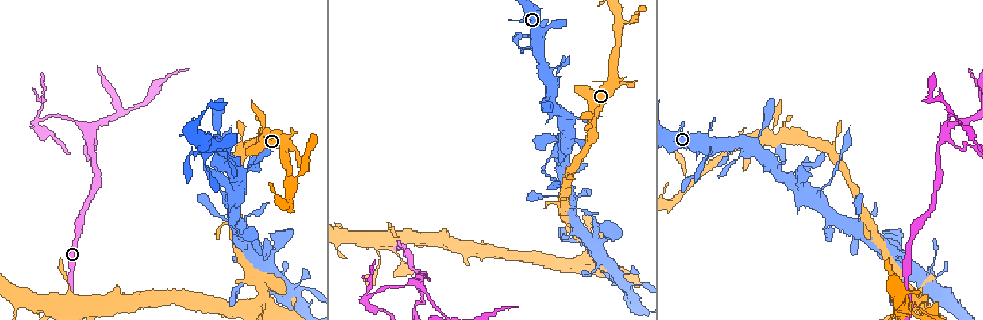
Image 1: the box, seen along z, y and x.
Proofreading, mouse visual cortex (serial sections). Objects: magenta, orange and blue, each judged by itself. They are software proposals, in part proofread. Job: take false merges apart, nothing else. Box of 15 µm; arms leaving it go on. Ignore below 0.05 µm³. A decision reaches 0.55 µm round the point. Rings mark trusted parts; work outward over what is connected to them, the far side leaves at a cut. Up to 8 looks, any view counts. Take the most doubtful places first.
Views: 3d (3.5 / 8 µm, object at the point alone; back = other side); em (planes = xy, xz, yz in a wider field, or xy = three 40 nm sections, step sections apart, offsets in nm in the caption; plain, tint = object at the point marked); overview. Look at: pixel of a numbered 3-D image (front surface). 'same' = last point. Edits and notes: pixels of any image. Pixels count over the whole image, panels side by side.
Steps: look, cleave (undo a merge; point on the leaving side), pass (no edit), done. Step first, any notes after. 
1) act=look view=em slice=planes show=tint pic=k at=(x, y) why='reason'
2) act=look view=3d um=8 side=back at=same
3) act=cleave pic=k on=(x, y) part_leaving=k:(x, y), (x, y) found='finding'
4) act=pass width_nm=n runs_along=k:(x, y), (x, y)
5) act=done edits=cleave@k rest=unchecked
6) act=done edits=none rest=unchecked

act=look view=3d um=8 pic=1 at=(946, 131) why='four or more arms meet'

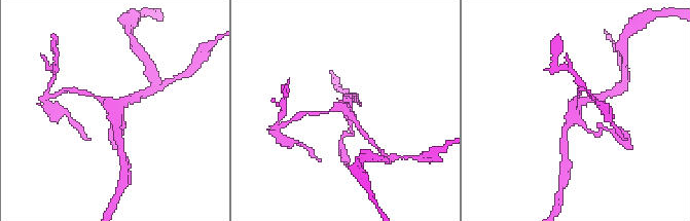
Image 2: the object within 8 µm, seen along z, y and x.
act=look view=em slice=xy step=5 show=tint pic=2 at=(575, 111) arms=4 arm_widths_nm=150,200,200,200 why='need the tissue'

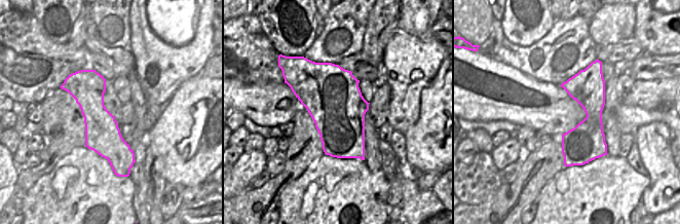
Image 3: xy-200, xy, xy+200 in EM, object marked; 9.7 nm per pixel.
act=pass runs_along=2:(565, 139), (575, 108), (594, 99) found='all the same cell'

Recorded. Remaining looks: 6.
act=look view=3d um=3.5 pic=1 at=(957, 121) why='a fork'

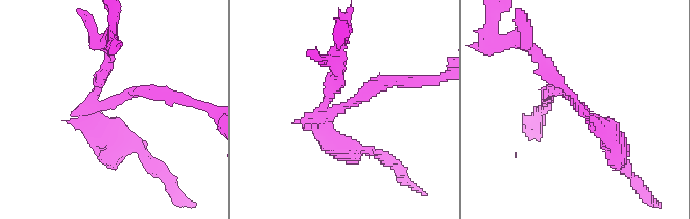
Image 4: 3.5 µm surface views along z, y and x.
act=look view=em slice=planes show=tint pic=4 at=(577, 106) why='now the EM'

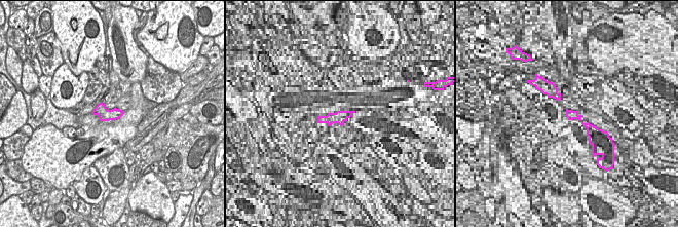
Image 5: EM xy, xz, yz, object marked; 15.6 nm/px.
act=pass width_nm=200 runs_along=4:(547, 93), (560, 89), (616, 143) found='one cell here'

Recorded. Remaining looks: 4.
act=look view=3d um=3.5 pic=1 at=(539, 47) why='sharp bend'

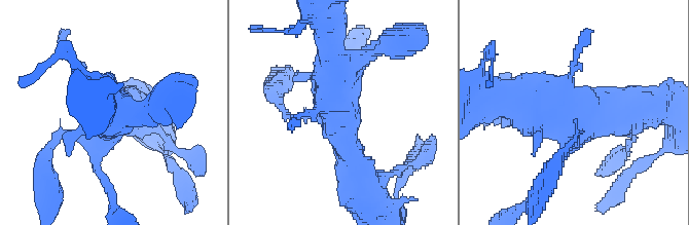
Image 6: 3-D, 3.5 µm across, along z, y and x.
act=look view=em slice=xy step=3 show=tint pic=6 at=(572, 126)

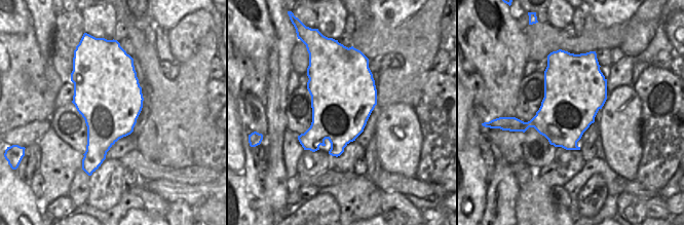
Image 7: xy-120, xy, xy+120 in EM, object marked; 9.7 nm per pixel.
act=pass runs_along=6:(330, 55), (333, 113), (289, 115), (279, 105) found='all the same cell'

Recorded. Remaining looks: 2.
act=done edits=none rest=unchecked

